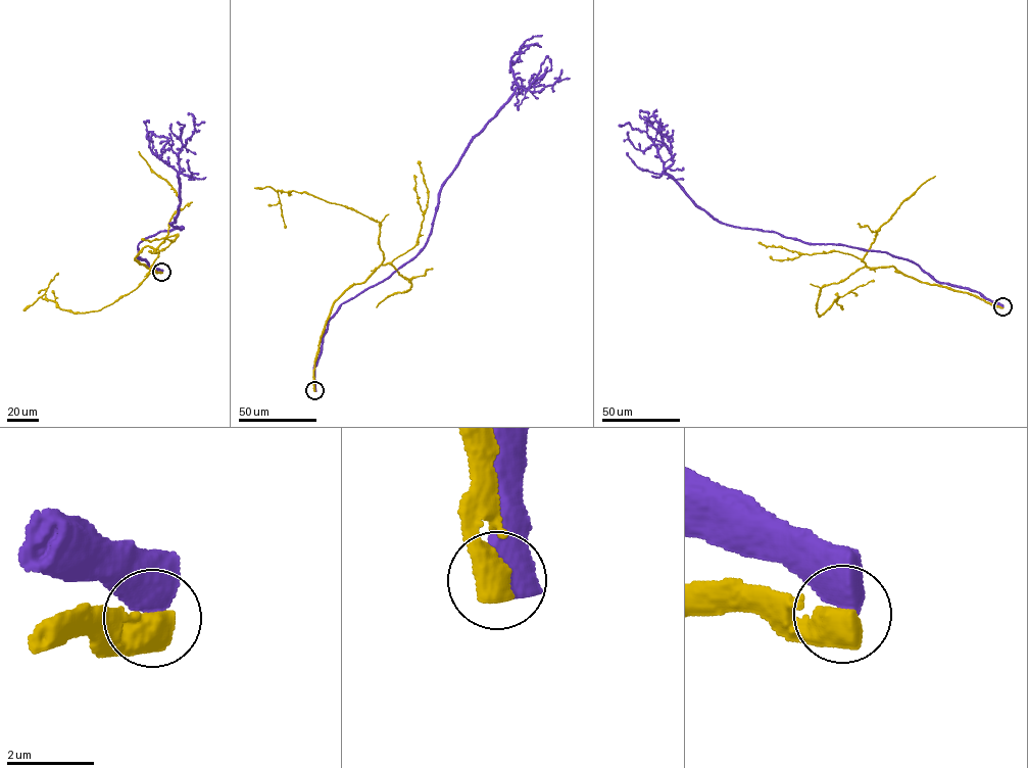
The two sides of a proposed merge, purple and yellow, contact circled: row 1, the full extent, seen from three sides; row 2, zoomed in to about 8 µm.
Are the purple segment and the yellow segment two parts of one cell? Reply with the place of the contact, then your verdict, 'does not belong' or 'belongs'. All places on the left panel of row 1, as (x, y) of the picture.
(161, 272) | does not belong

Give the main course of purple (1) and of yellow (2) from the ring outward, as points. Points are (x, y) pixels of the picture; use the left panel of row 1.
1: (162, 272), (136, 257), (146, 238), (183, 229), (169, 224), (177, 171), (149, 146), (163, 136)
2: (162, 272), (134, 260), (147, 246), (158, 251), (140, 285), (101, 308), (83, 313), (42, 298), (58, 273)

